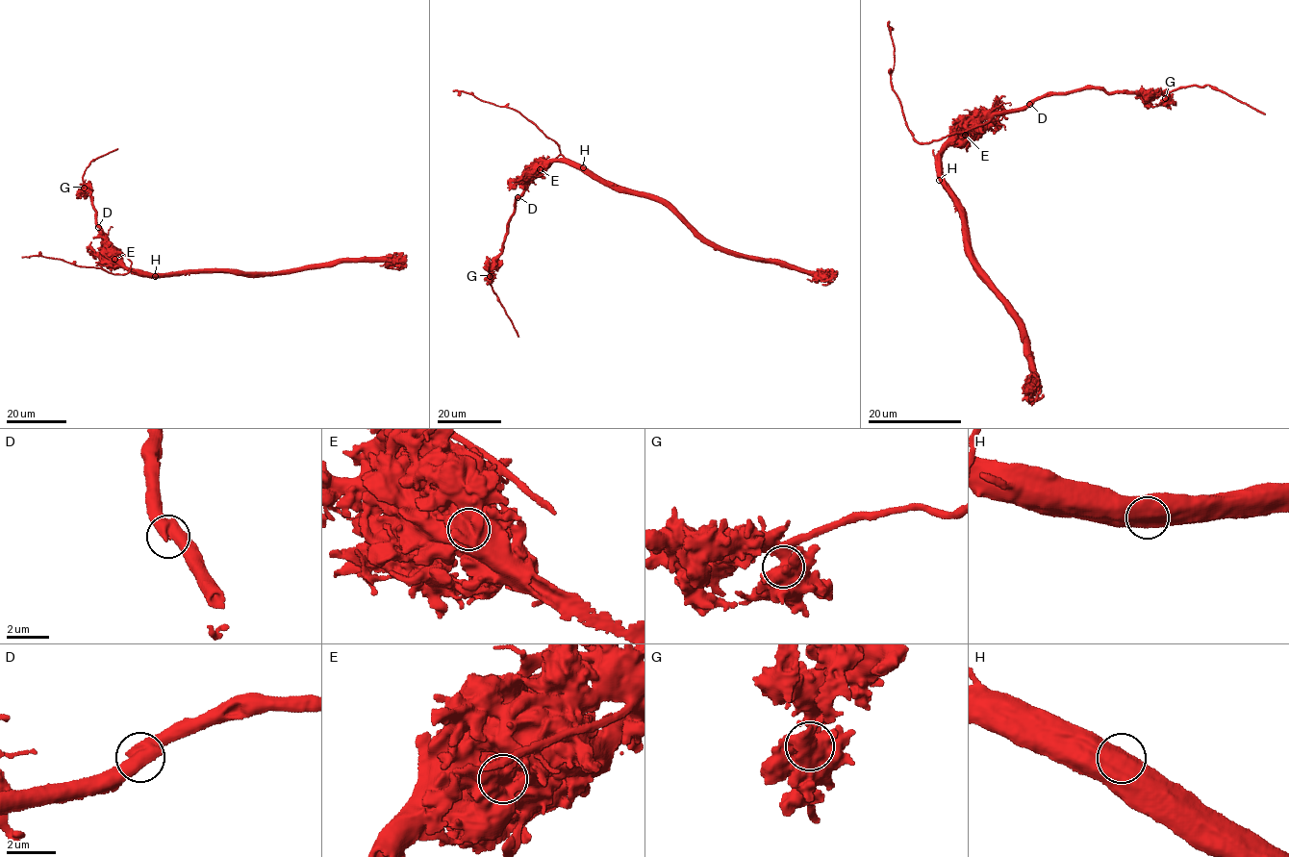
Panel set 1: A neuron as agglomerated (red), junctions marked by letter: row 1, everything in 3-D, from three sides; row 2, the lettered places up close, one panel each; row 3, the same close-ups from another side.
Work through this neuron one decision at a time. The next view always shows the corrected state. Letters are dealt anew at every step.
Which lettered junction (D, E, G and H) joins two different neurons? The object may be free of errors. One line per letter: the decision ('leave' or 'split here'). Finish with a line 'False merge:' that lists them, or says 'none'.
D: leave
E: split here
G: leave
H: leave
False merge: E

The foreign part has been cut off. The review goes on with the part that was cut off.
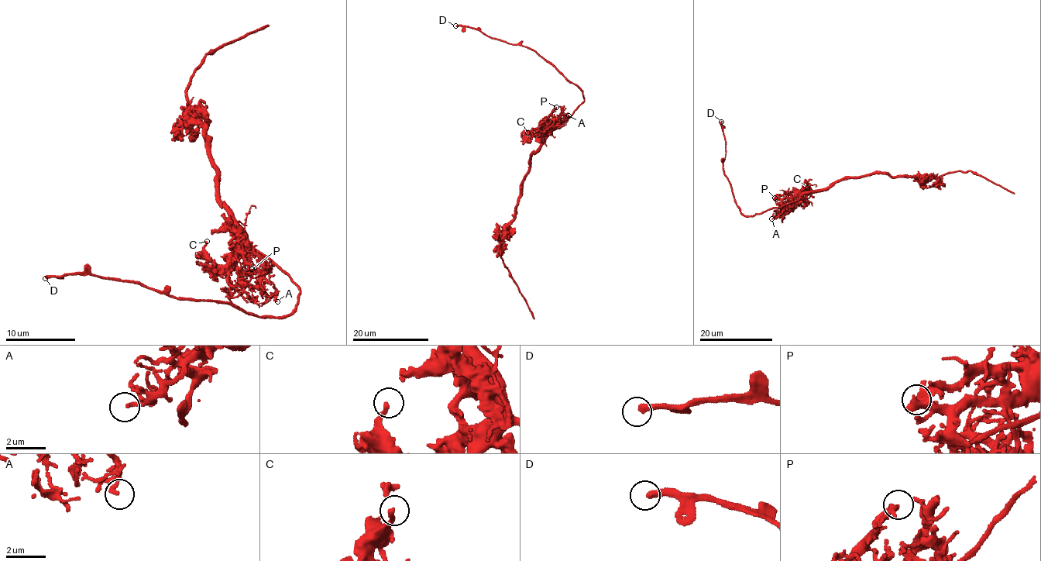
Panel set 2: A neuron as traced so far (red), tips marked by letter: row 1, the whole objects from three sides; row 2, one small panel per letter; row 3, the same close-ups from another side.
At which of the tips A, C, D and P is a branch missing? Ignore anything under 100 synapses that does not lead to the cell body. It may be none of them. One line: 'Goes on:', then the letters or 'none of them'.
Goes on: D

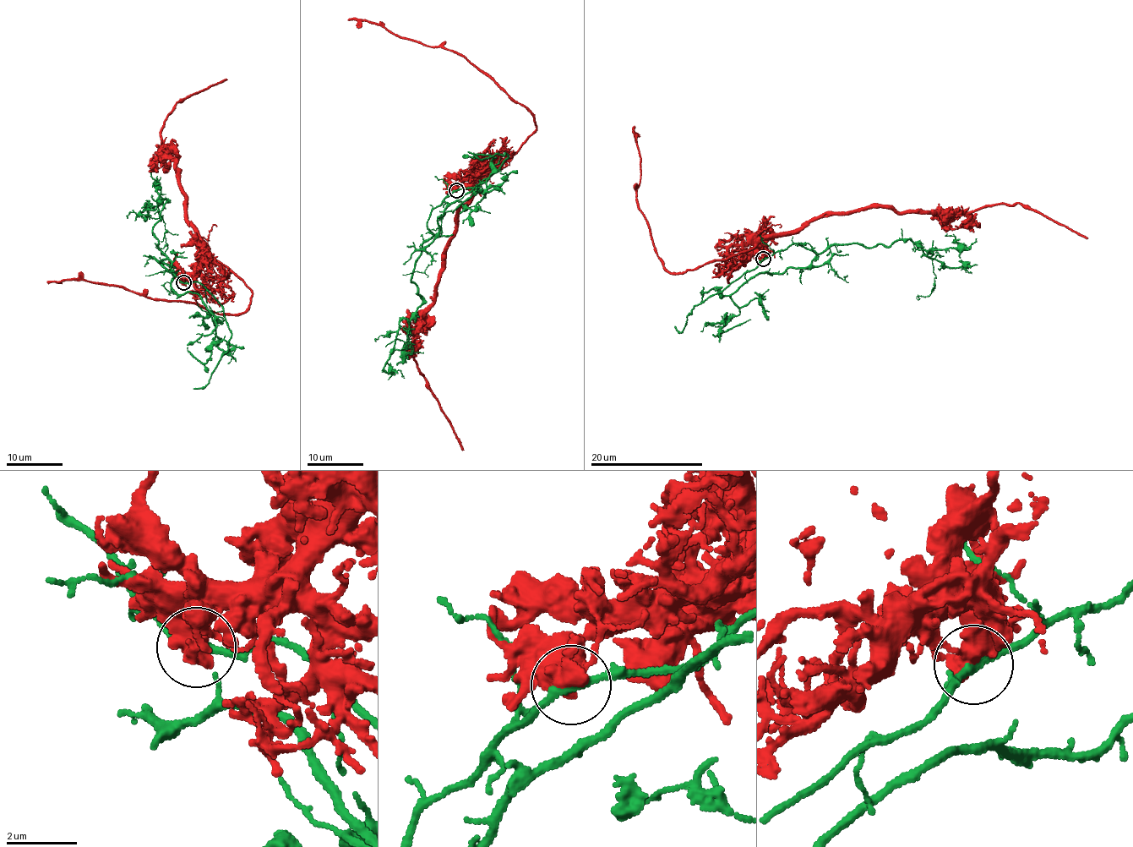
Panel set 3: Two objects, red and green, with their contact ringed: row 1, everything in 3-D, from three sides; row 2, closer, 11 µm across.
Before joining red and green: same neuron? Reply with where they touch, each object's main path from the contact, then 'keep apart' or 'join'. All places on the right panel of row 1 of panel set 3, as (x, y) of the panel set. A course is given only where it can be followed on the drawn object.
at (763, 259); red runs (763, 259), (758, 249), (776, 235), (800, 232), (811, 219), (866, 208), (923, 213), (1023, 204), (1088, 238); green runs (763, 259), (794, 243), (820, 253), (835, 245), (890, 246), (907, 239), (942, 265), (966, 268), (972, 273); keep apart

